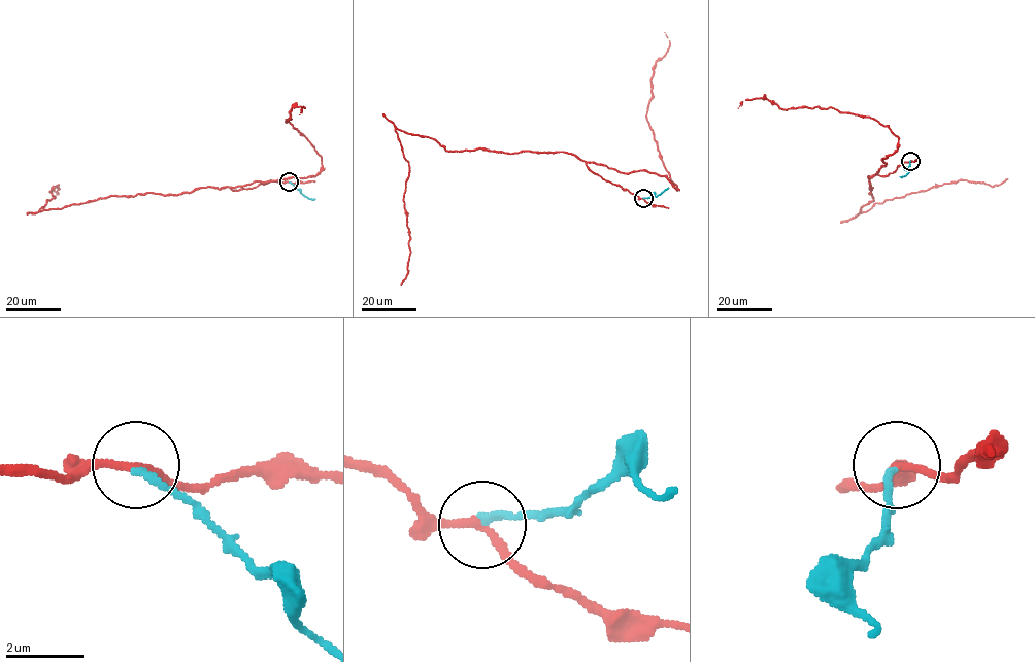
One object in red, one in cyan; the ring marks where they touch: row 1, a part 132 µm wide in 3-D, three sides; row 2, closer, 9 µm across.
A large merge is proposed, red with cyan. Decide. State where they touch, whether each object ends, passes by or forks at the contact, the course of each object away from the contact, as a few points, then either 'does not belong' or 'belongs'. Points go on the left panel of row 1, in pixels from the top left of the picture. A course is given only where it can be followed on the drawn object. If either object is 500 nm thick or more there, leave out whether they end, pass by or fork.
place (289, 181); red passes by; cyan ends; course red (289, 181), (109, 195), (40, 211), (58, 185), (58, 194), (51, 187); course cyan (289, 181), (303, 195), (314, 199); does not belong

